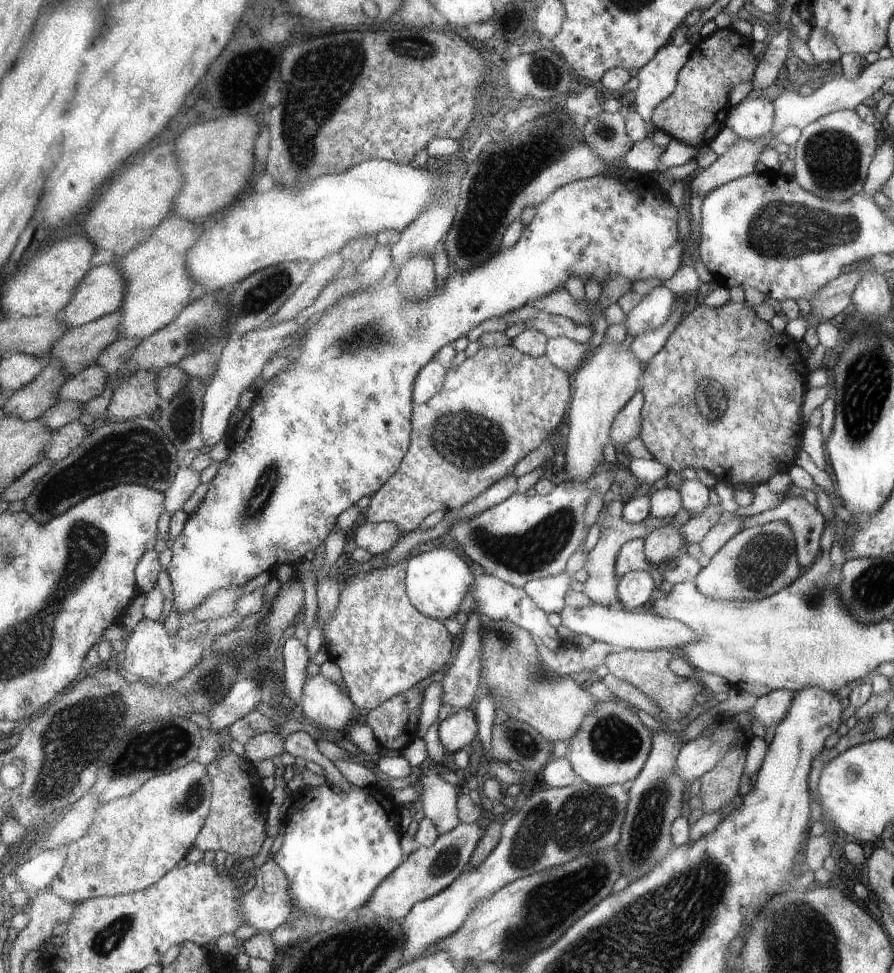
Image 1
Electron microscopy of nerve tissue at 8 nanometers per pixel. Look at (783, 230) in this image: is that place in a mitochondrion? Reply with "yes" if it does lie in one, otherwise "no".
yes

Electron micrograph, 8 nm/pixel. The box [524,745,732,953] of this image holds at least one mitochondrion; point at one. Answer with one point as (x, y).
(645, 826)

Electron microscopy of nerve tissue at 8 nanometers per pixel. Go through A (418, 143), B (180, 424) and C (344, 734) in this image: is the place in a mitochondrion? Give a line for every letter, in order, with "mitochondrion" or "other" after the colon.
A: other
B: mitochondrion
C: other

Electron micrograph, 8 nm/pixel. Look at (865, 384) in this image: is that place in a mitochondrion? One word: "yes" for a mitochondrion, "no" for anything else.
yes

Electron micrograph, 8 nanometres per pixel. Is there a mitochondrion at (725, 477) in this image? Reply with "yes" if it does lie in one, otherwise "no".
no

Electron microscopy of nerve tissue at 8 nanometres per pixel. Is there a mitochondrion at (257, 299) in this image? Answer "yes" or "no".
yes

